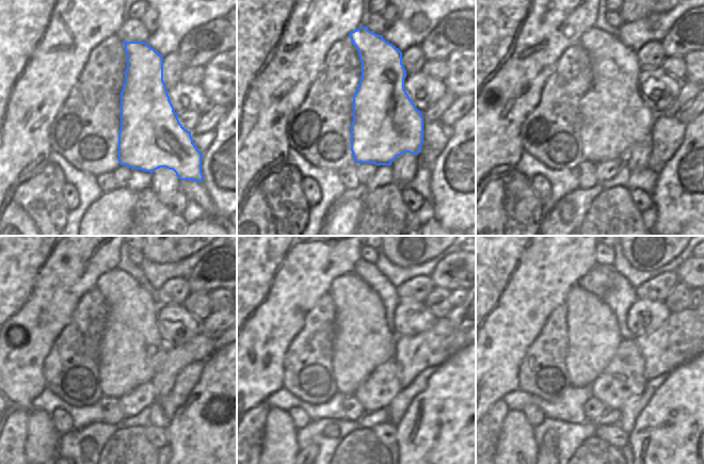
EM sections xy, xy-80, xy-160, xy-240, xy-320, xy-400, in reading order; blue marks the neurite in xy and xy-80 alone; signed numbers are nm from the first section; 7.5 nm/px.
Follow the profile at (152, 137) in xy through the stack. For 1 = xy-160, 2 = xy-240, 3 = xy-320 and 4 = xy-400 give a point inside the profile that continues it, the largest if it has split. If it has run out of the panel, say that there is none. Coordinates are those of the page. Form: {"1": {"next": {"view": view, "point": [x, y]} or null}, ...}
{"1": {"next": {"view": "xy-160", "point": [614, 117]}}, "2": {"next": {"view": "xy-240", "point": [131, 352]}}, "3": {"next": {"view": "xy-320", "point": [362, 339]}}, "4": {"next": {"view": "xy-400", "point": [594, 335]}}}

